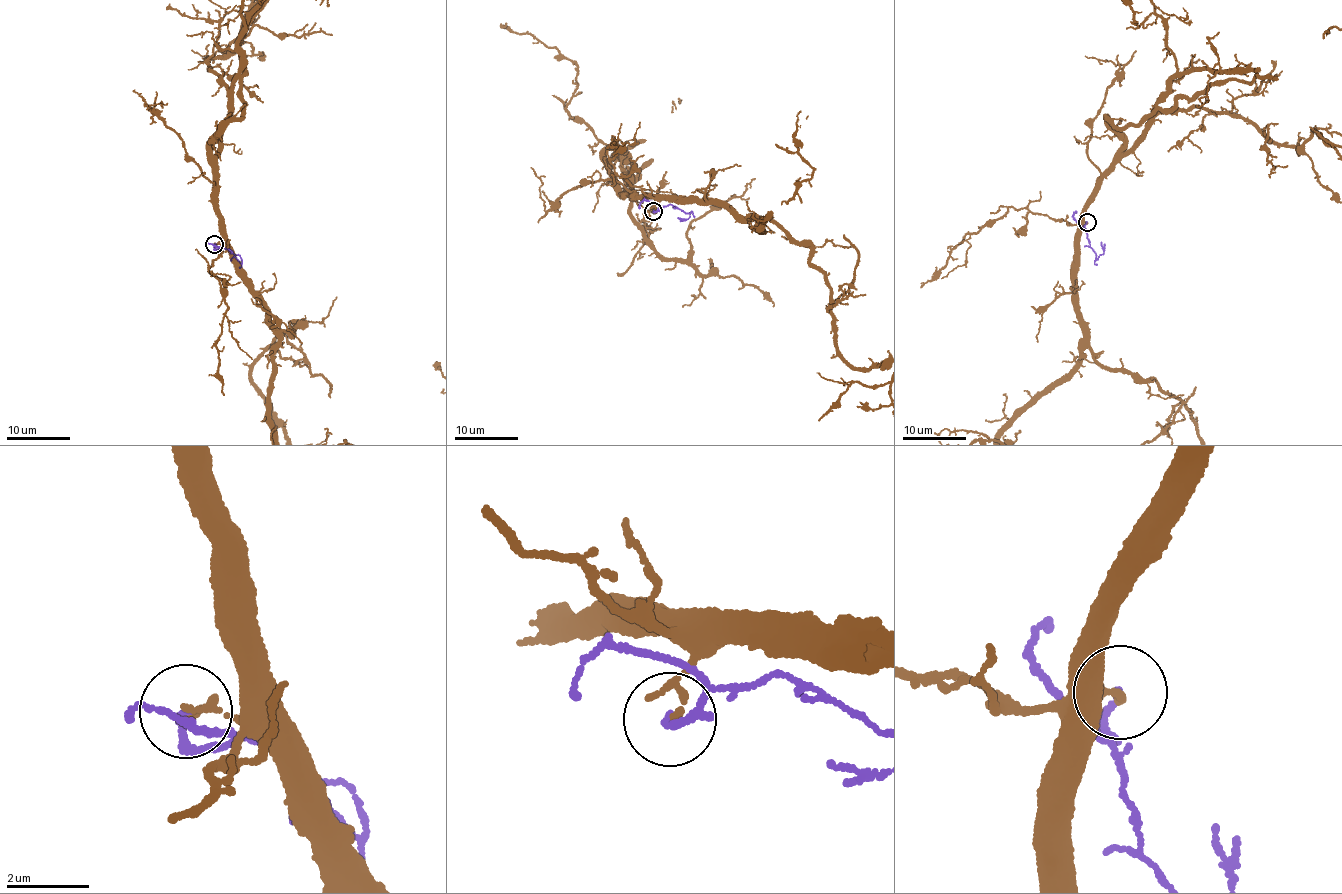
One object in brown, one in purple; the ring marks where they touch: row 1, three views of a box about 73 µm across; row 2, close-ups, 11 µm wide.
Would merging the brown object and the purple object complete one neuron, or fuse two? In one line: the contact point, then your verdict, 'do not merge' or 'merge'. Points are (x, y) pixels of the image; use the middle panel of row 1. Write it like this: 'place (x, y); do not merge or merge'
place (653, 211); do not merge

